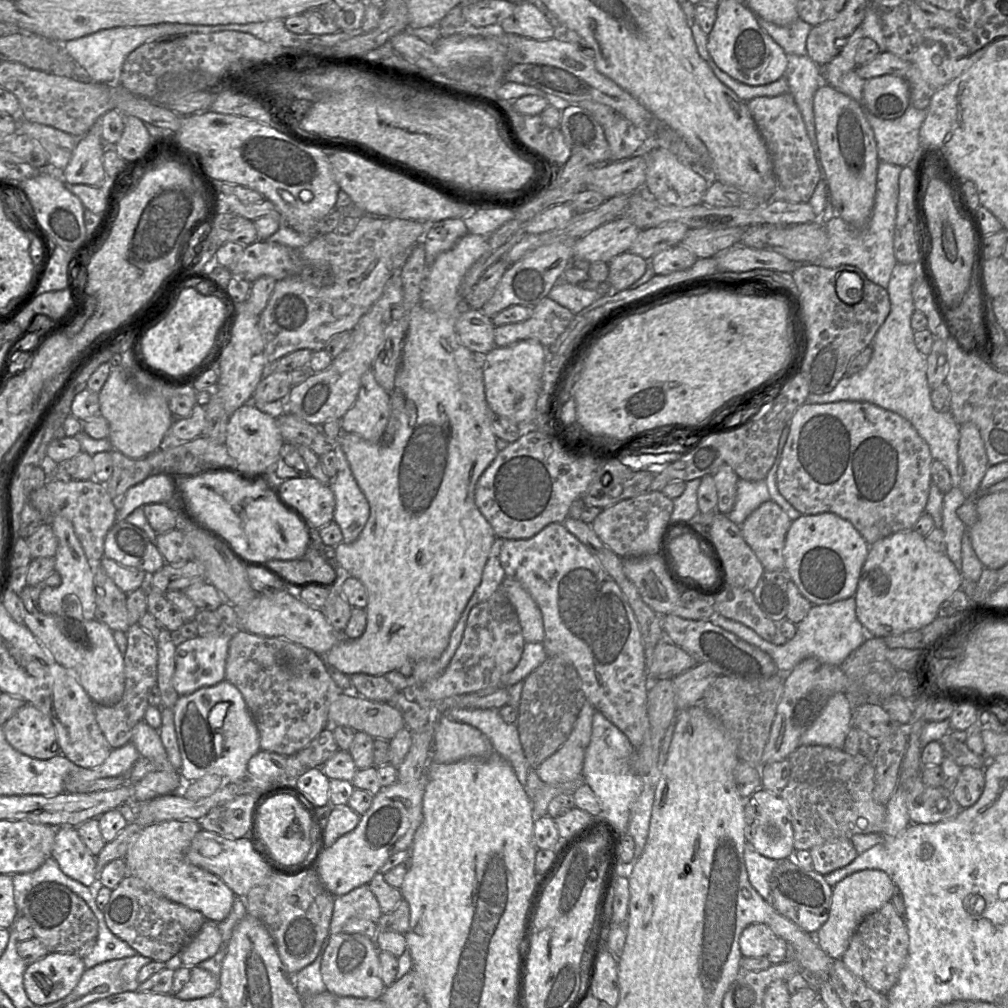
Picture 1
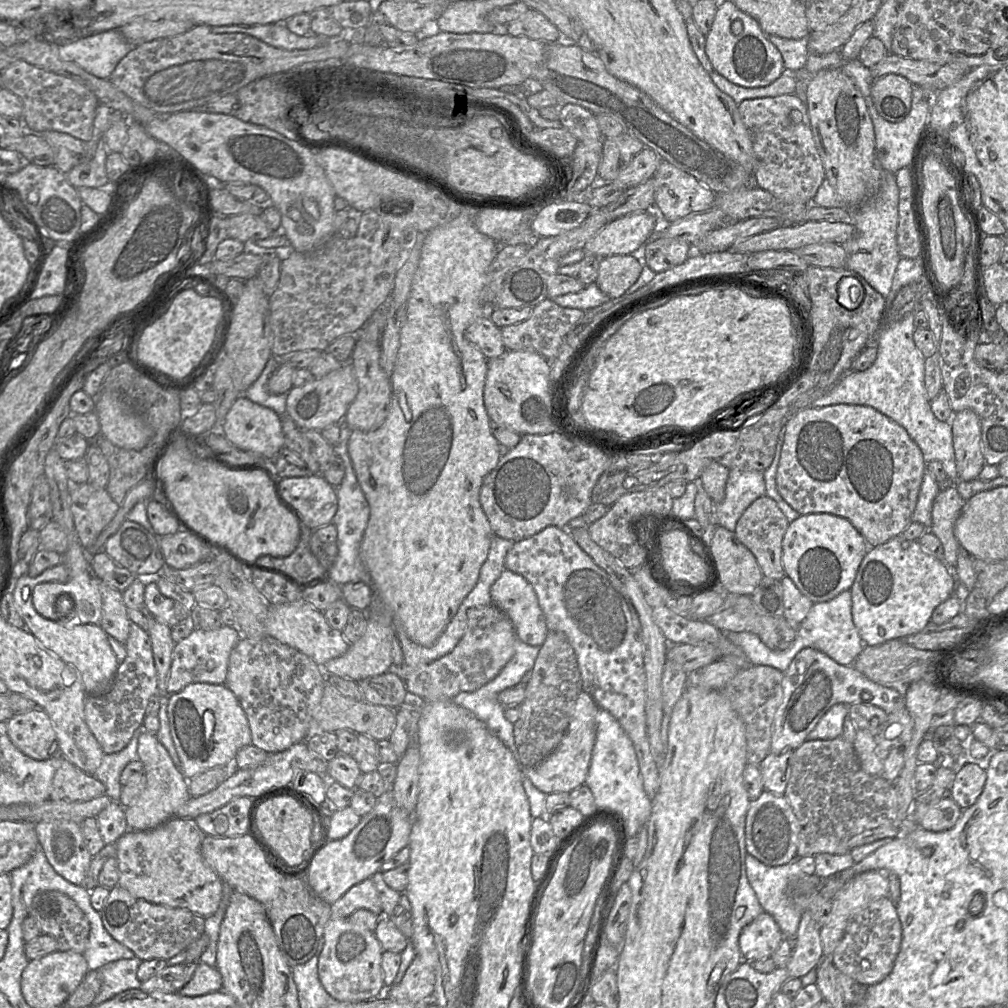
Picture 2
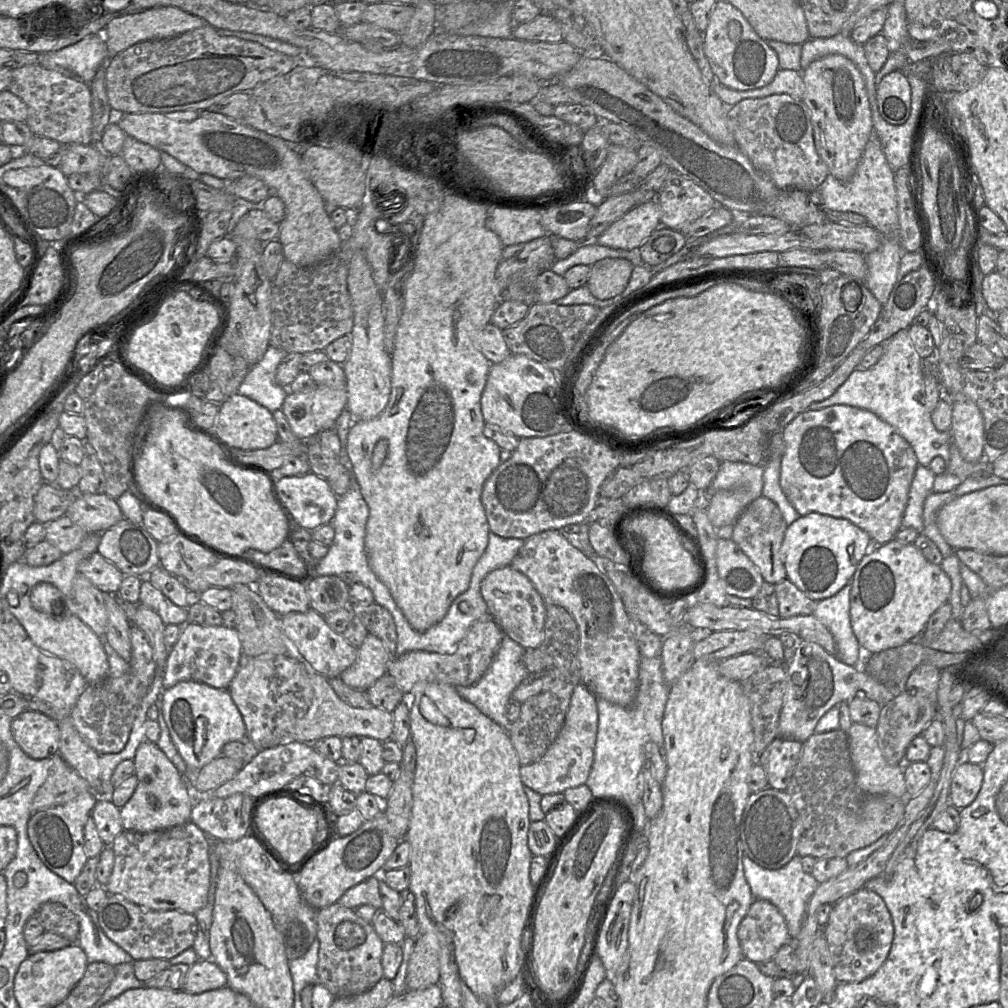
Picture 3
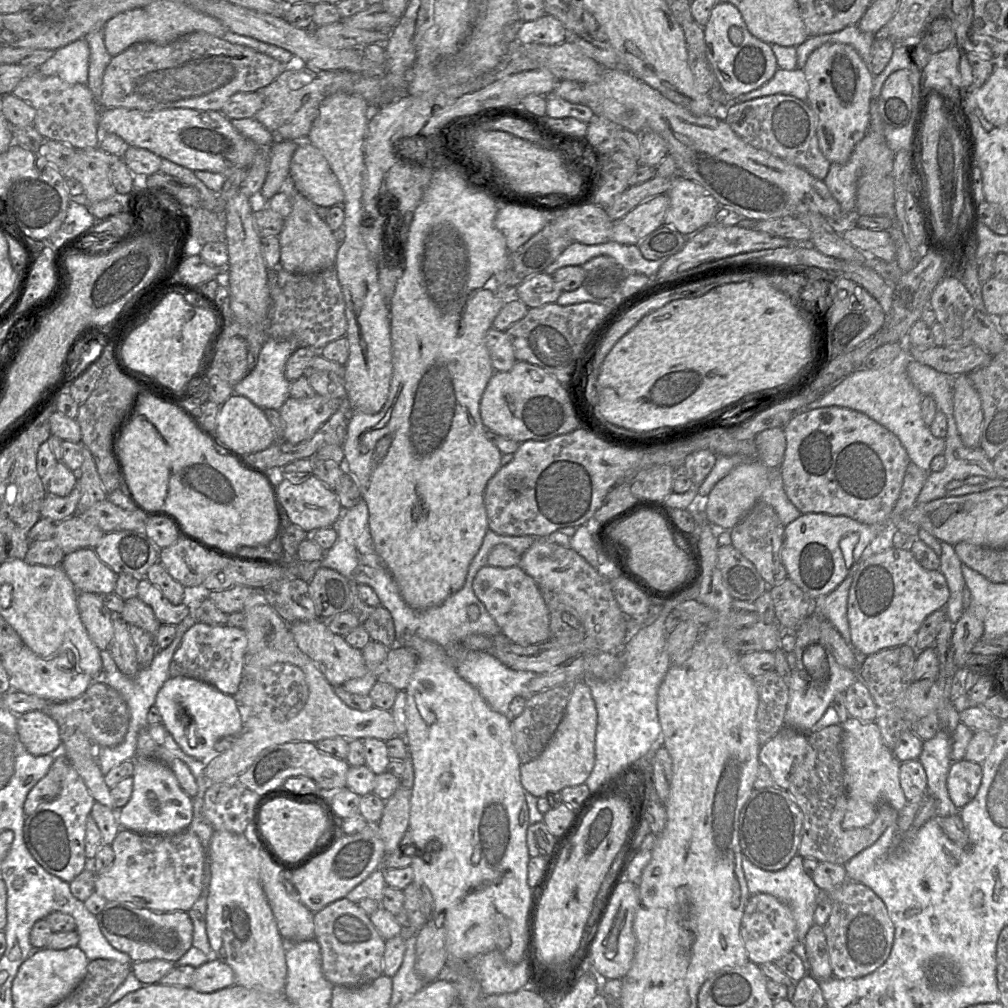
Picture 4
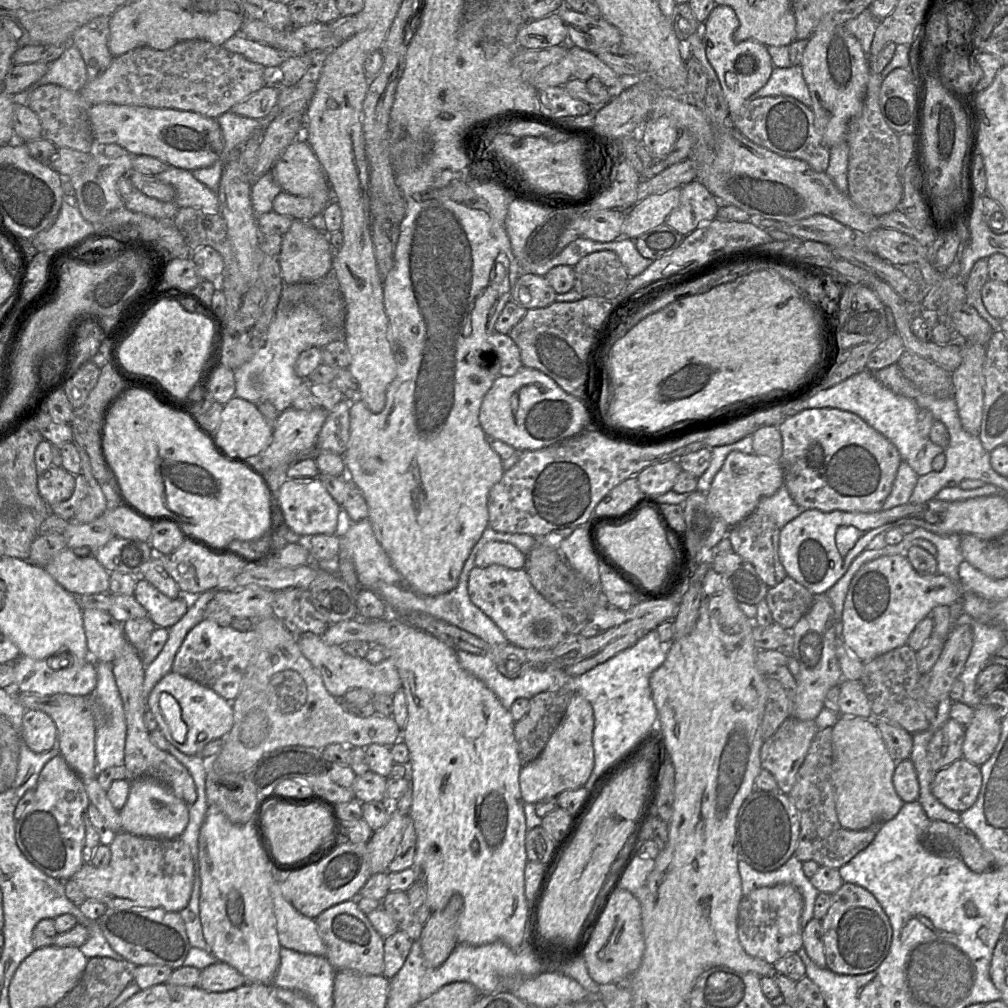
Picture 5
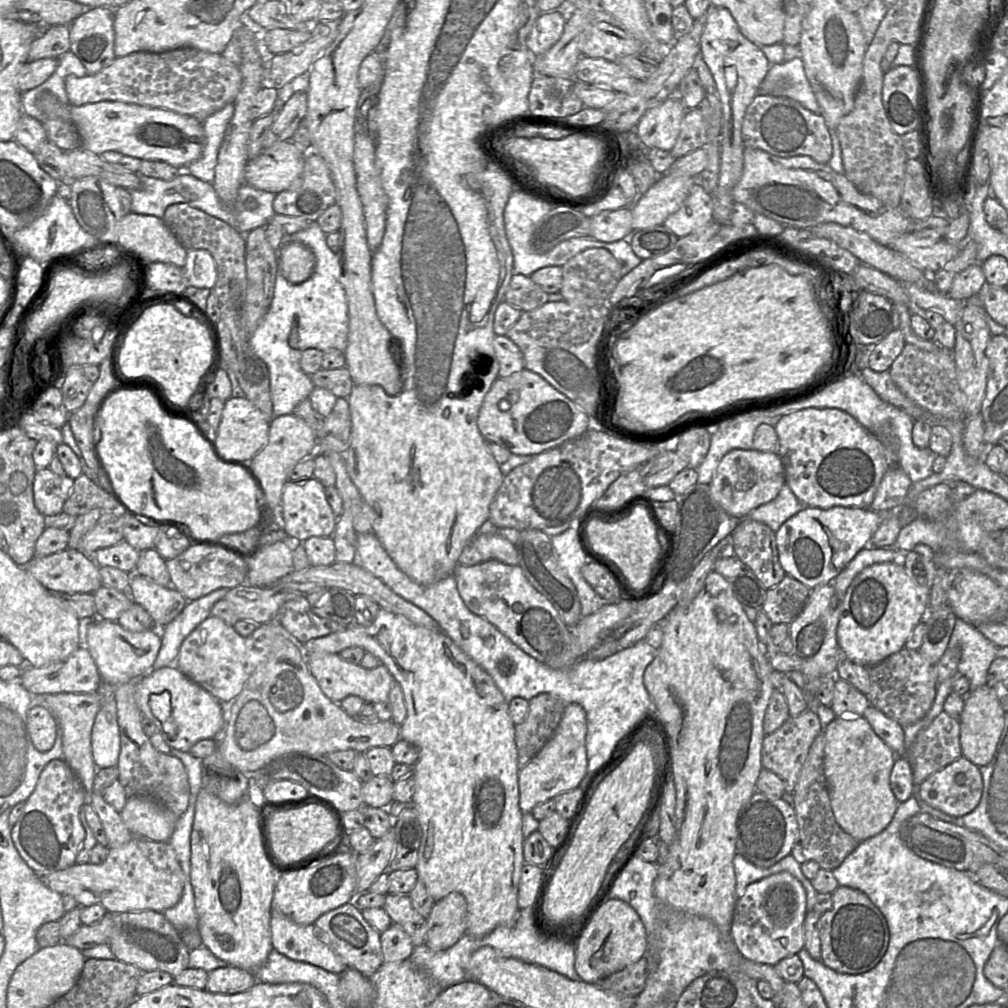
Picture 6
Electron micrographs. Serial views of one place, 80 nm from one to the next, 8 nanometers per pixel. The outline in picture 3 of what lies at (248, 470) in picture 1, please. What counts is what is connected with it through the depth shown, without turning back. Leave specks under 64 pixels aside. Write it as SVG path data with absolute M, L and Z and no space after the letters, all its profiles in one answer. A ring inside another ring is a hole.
M237 393L219 405L213 431L231 448L241 450L265 449L278 441L277 425L272 412L256 401Z

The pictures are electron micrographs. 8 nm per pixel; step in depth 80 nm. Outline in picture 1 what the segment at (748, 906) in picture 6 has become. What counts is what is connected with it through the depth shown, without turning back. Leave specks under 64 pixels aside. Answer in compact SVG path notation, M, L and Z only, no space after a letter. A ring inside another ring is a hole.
M762 923L751 924L740 935L740 952L743 957L767 956L775 946L777 938L767 925Z

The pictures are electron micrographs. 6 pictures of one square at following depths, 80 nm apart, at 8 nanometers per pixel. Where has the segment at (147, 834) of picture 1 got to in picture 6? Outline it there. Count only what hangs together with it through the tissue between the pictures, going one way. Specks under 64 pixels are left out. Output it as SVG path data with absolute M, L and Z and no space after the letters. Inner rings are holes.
M134 837L118 848L109 848L107 859L100 865L75 863L61 871L38 875L51 890L73 896L78 907L99 904L110 913L163 912L180 901L184 887L184 874L172 845L142 837Z

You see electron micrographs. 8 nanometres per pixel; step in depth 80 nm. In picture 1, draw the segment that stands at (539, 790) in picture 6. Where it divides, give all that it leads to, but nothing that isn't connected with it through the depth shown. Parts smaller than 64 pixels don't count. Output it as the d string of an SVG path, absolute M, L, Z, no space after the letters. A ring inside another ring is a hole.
M585 701L568 738L556 752L535 768L543 783L583 782L584 756L591 739L594 712L591 703Z

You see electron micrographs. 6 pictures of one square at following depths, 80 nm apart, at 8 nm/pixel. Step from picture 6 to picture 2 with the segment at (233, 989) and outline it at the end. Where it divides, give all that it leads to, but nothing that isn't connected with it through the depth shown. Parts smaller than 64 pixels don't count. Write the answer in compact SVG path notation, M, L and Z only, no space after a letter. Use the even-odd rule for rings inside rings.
M201 961L187 964L183 985L178 993L183 996L201 996L222 990L223 978L216 967Z

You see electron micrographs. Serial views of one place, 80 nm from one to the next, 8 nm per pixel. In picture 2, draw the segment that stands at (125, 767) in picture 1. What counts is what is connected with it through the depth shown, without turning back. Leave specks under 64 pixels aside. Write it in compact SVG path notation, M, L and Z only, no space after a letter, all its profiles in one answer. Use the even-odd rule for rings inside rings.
M143 727L136 730L129 744L120 752L105 754L102 763L96 772L92 775L102 784L104 784L105 794L112 801L118 802L120 799L122 785L120 775L126 765L137 758L138 738L143 731Z

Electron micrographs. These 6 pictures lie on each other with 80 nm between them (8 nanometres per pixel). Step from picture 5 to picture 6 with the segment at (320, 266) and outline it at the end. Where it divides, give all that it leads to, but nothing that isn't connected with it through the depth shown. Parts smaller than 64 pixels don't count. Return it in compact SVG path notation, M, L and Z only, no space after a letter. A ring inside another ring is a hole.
M285 241L278 252L279 272L292 284L300 284L309 279L315 263L312 250L297 241Z

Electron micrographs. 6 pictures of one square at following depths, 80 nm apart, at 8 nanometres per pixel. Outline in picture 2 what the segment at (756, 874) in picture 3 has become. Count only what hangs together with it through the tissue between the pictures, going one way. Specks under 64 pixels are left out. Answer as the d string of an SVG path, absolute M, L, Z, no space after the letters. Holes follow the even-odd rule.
M746 852L745 867L747 879L764 912L770 914L778 924L785 938L795 938L799 926L801 911L794 905L789 896L792 884L800 880L809 880L812 875L806 875L794 859L781 866L767 866Z

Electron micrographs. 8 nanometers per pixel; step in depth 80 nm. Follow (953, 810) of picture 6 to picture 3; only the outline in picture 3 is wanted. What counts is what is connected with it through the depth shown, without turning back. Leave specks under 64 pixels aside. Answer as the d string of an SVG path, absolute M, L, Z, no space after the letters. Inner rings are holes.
M963 760L956 767L950 786L950 803L957 809L970 805L977 797L984 771L978 764Z

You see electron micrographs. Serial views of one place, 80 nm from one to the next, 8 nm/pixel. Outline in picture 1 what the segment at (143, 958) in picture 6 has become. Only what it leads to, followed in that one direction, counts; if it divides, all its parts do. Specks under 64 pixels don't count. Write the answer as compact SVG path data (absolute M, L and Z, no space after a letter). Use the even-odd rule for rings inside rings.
M126 875L112 890L103 912L106 925L115 936L138 954L160 962L167 962L180 953L206 922L201 912L154 893L143 881L131 875Z

